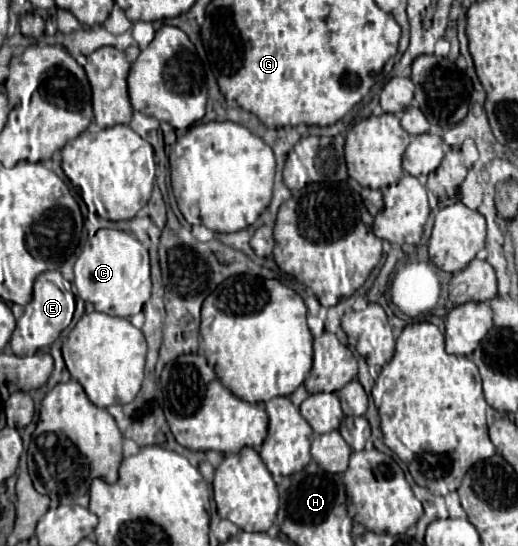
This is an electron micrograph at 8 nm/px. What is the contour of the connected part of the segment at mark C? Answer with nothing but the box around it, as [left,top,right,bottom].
[74,229,150,317]

